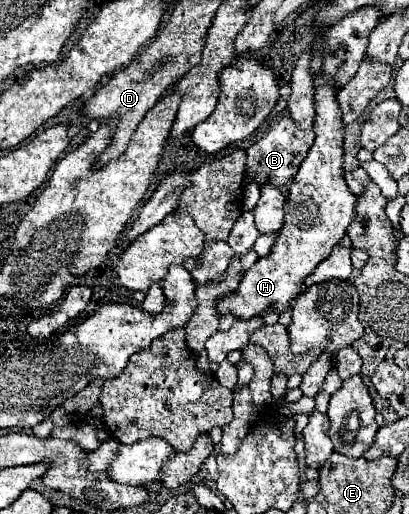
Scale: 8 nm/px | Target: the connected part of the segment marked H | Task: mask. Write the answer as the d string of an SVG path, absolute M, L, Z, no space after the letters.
M321 53L313 55L315 71L315 143L301 163L293 183L289 187L289 199L285 201L285 223L277 233L271 253L259 259L243 277L237 291L219 301L217 311L221 315L233 313L239 319L251 319L265 311L285 311L289 301L301 293L303 279L313 273L317 263L329 257L333 247L345 235L355 213L355 195L343 181L343 123L341 109L337 105L333 85L321 73Z

